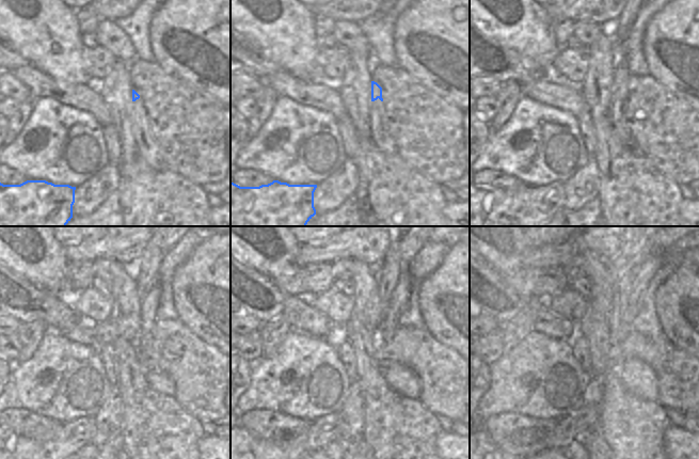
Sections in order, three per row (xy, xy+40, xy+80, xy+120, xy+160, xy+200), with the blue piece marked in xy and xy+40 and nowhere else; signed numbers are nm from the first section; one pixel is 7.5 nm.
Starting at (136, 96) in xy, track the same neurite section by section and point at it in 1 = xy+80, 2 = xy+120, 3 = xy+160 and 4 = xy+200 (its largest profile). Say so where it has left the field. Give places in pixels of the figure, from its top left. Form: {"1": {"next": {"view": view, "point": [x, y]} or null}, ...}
{"1": {"next": {"view": "xy+80", "point": [621, 74]}}, "2": {"next": {"view": "xy+120", "point": [149, 302]}}, "3": {"next": {"view": "xy+160", "point": [391, 311]}}, "4": {"next": {"view": "xy+200", "point": [633, 304]}}}

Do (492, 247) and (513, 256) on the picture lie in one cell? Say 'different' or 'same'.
same

